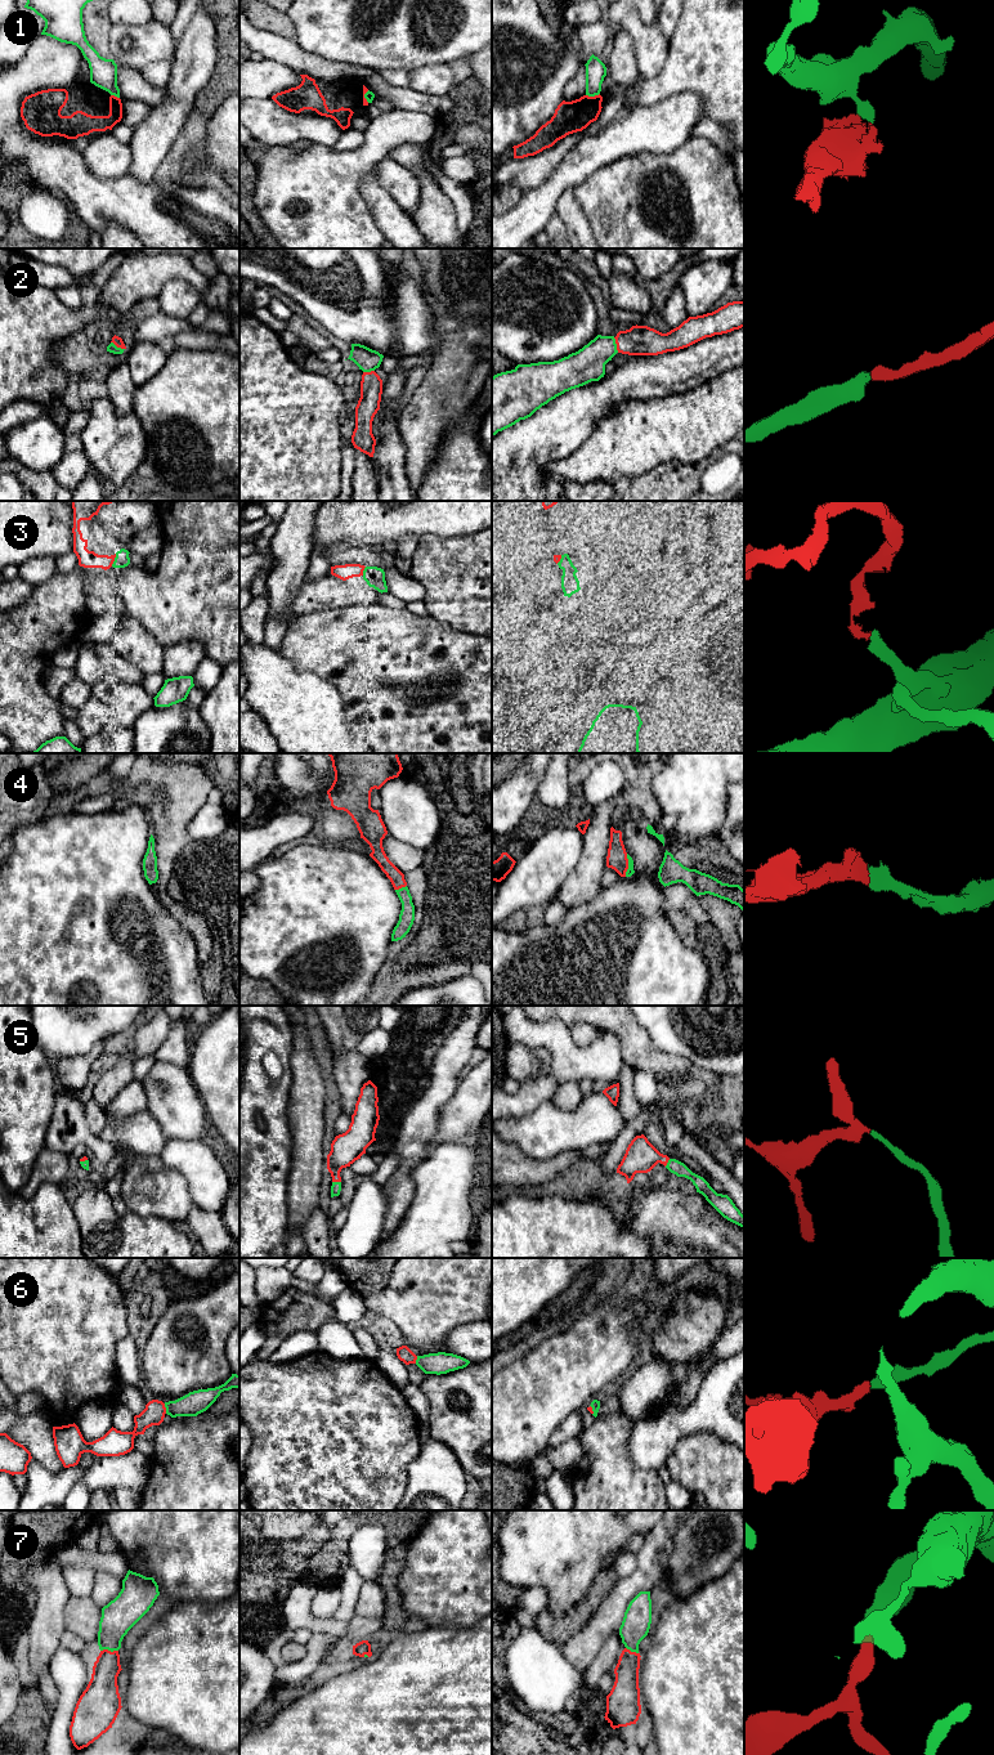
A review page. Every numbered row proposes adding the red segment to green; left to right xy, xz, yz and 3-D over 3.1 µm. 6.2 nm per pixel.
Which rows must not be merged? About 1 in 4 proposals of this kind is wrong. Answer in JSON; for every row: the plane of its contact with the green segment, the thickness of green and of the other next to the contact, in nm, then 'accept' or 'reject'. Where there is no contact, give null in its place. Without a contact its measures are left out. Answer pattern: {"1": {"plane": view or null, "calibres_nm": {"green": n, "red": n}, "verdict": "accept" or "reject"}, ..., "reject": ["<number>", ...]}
{"1": {"plane": "yz", "calibres_nm": {"green": 130, "red": 200}, "verdict": "reject"}, "2": {"plane": "yz", "calibres_nm": {"green": 220, "red": 190}, "verdict": "accept"}, "3": {"plane": "xy", "calibres_nm": {"green": 90, "red": 110}, "verdict": "accept"}, "4": {"plane": "yz", "calibres_nm": {"green": 50, "red": 130}, "verdict": "accept"}, "5": {"plane": "xz", "calibres_nm": {"green": 60, "red": 190}, "verdict": "accept"}, "6": {"plane": "xy", "calibres_nm": {"green": 150, "red": 140}, "verdict": "accept"}, "7": {"plane": "xy", "calibres_nm": {"green": 220, "red": 190}, "verdict": "accept"}, "reject": ["1"]}

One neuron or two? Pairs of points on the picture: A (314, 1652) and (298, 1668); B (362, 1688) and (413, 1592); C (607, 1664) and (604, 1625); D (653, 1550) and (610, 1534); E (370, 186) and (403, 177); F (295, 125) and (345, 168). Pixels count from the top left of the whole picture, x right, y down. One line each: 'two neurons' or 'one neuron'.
A: one neuron
B: two neurons
C: two neurons
D: two neurons
E: two neurons
F: two neurons

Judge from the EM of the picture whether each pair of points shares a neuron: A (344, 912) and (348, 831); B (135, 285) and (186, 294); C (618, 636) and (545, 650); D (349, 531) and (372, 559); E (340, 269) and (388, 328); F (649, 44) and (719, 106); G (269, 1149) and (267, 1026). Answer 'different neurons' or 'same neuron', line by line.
A: different neurons
B: different neurons
C: same neuron
D: different neurons
E: same neuron
F: different neurons
G: same neuron

